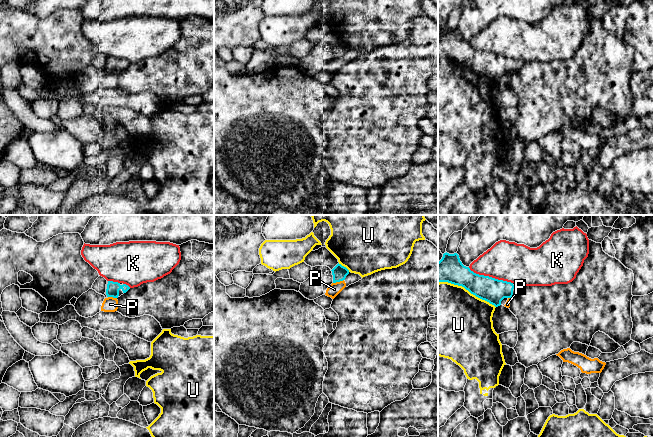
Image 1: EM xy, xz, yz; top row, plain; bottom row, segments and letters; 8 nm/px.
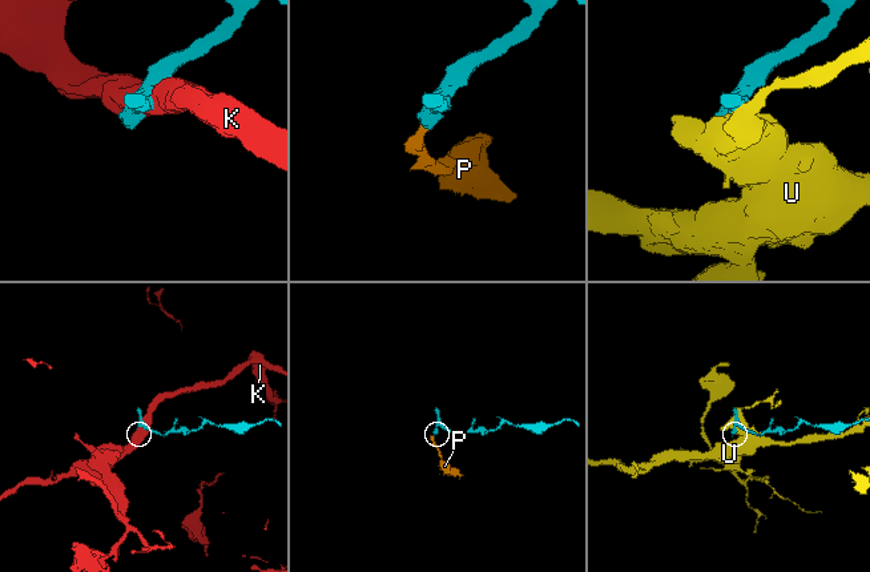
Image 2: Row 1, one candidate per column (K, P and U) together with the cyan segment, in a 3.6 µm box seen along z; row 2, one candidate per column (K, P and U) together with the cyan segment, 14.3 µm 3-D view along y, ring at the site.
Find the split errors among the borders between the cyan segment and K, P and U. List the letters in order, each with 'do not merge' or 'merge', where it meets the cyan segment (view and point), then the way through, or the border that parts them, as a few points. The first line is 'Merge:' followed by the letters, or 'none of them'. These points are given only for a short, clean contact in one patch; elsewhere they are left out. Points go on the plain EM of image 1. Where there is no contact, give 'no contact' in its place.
Merge: none of them
K: do not merge | yz (490, 53)
P: do not merge | xz (338, 57)
U: do not merge | yz (467, 65)

